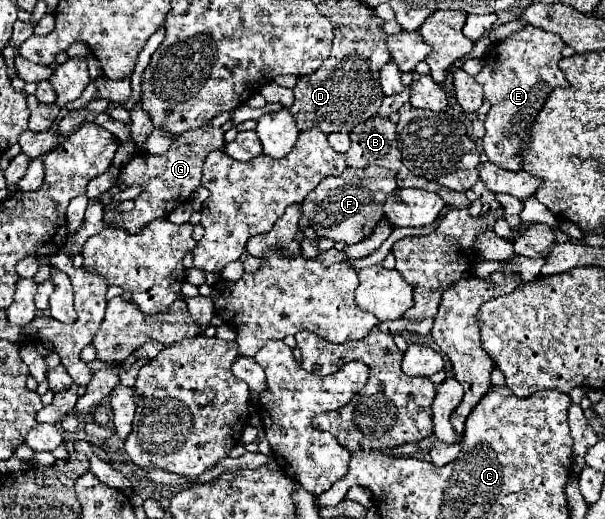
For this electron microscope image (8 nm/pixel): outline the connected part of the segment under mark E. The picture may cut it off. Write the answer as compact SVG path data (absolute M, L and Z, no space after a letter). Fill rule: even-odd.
M524 26L512 32L502 42L494 44L492 50L484 58L482 72L476 76L476 82L484 90L484 100L490 102L490 112L486 114L486 134L482 138L482 148L490 162L518 172L522 170L522 144L530 140L530 130L536 122L538 112L542 110L548 94L554 88L568 86L566 76L558 68L558 60L562 58L564 42L558 34L546 32L542 28Z

